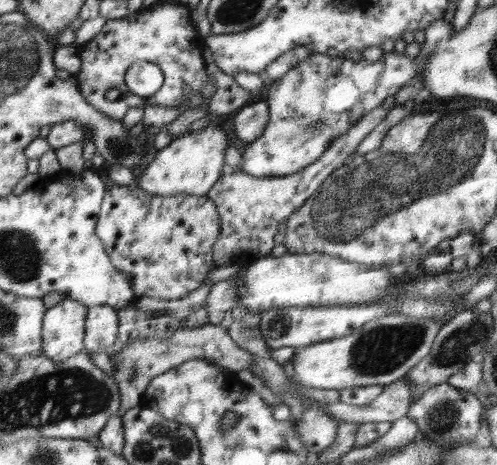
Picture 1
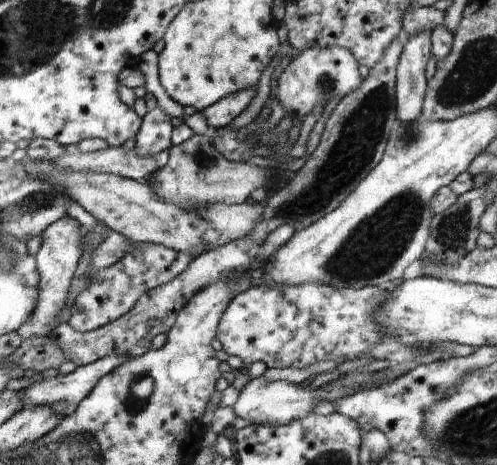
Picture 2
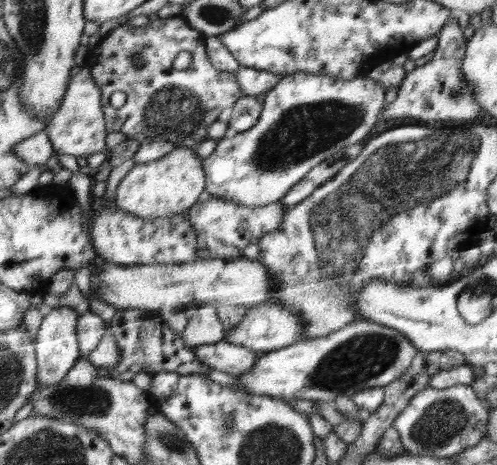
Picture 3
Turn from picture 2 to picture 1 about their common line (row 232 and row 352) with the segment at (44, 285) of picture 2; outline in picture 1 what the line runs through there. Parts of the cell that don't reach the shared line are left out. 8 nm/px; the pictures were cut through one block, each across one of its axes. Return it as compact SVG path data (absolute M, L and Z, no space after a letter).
M66 295L62 302L48 308L44 318L43 356L58 363L83 352L88 312L84 303Z

